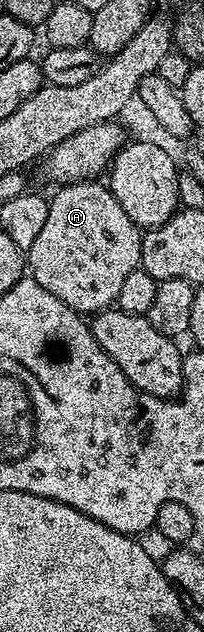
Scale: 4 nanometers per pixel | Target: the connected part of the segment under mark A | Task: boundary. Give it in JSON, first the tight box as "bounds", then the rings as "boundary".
{"bounds":[25,180,143,315],"boundary":[[[93,180],[58,186],[47,203],[49,219],[45,219],[33,247],[25,250],[29,276],[80,315],[94,315],[112,308],[125,278],[140,268],[143,260],[139,226],[125,215],[110,188],[99,184]]]}

